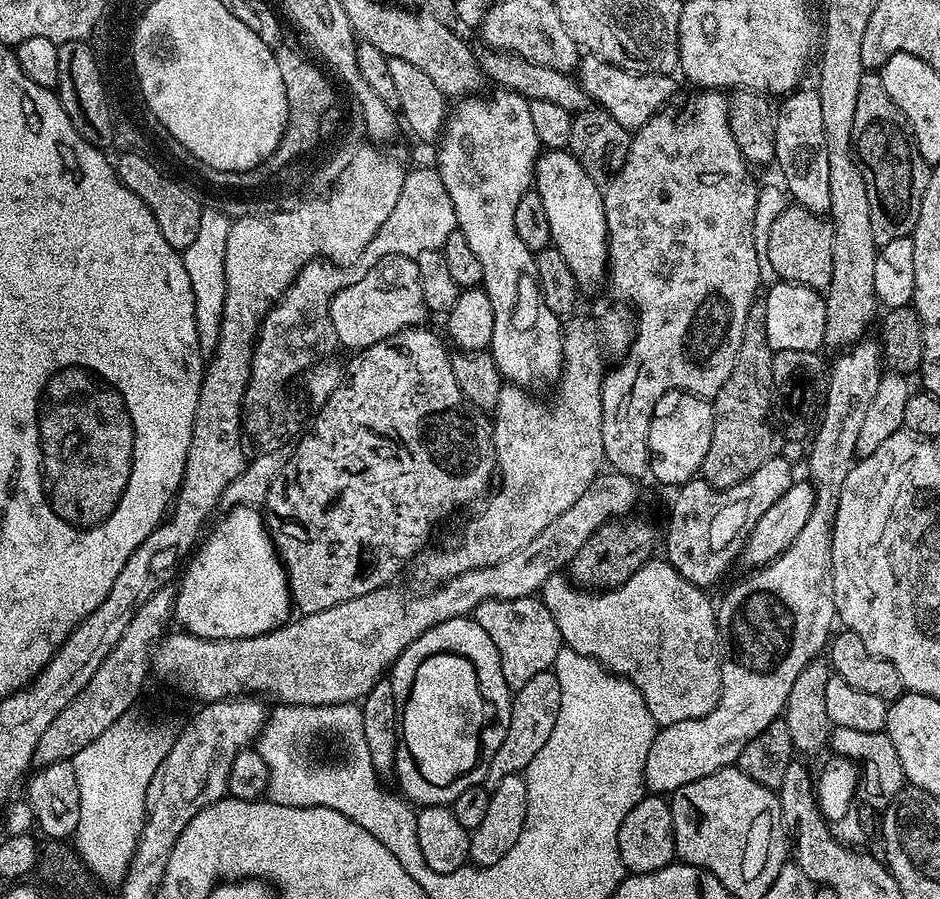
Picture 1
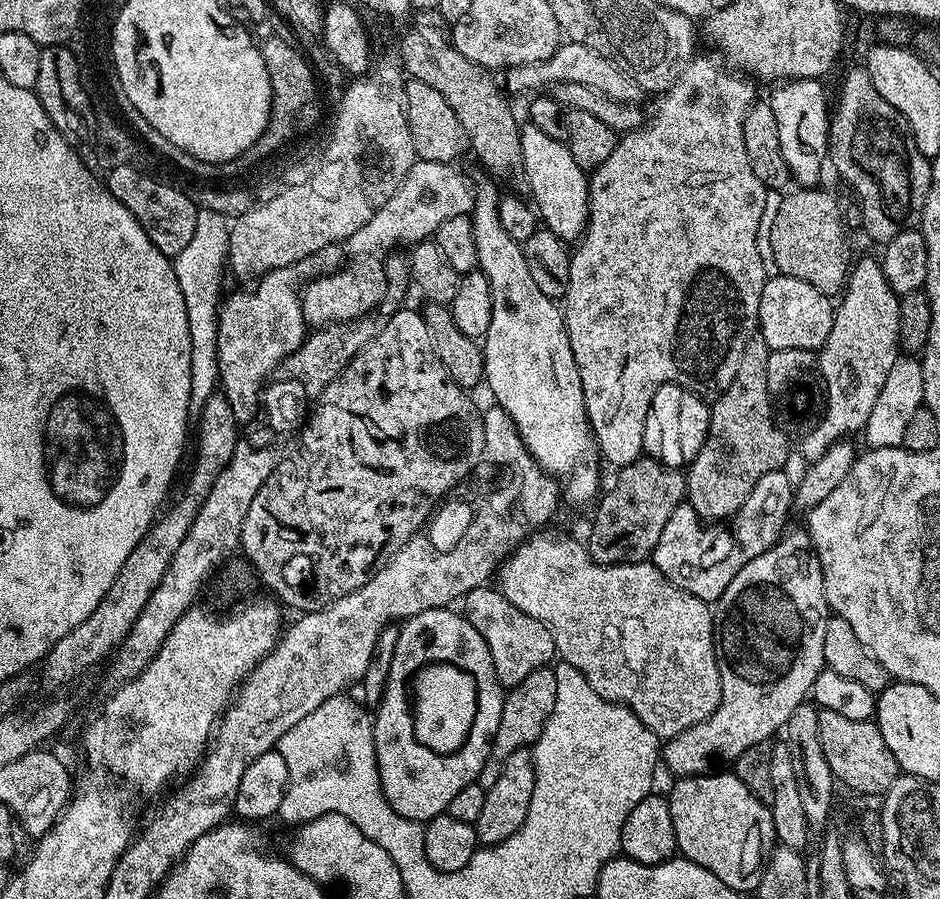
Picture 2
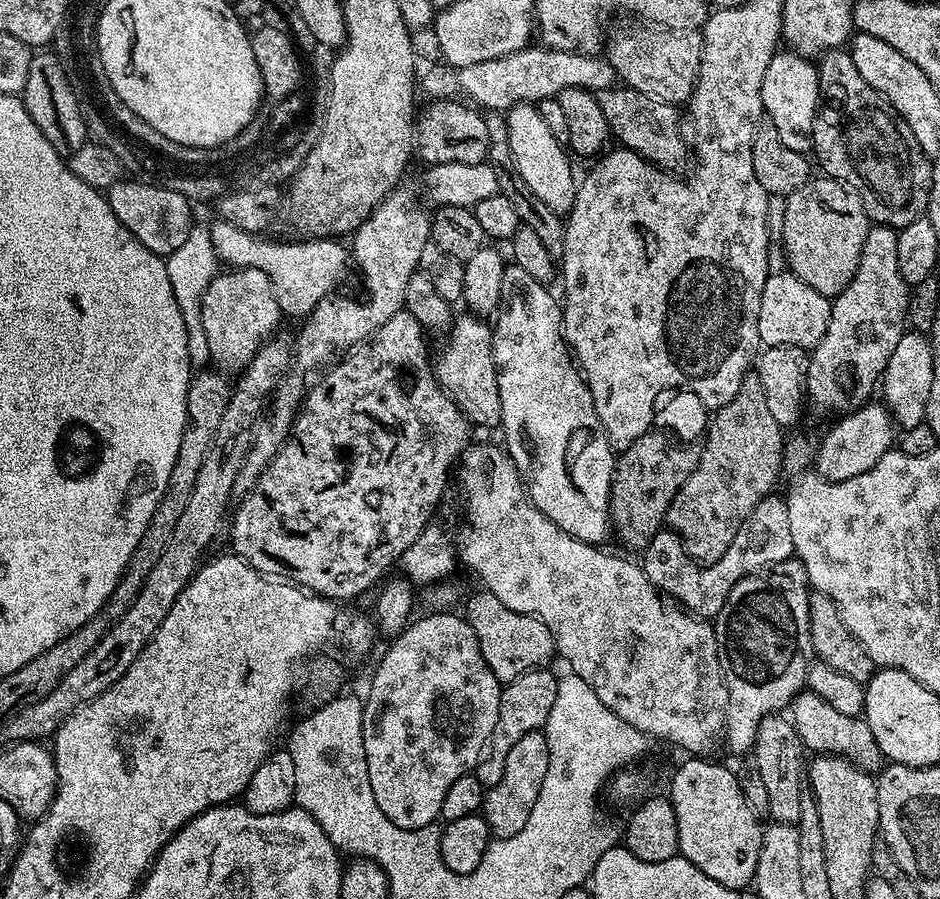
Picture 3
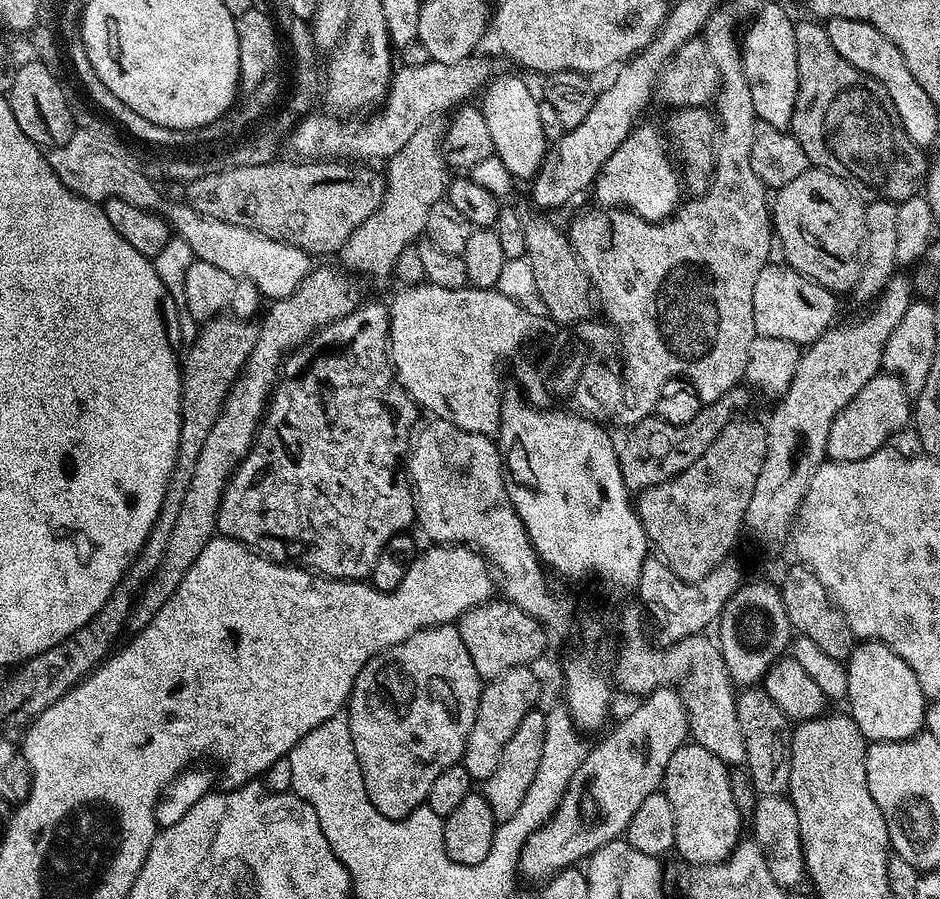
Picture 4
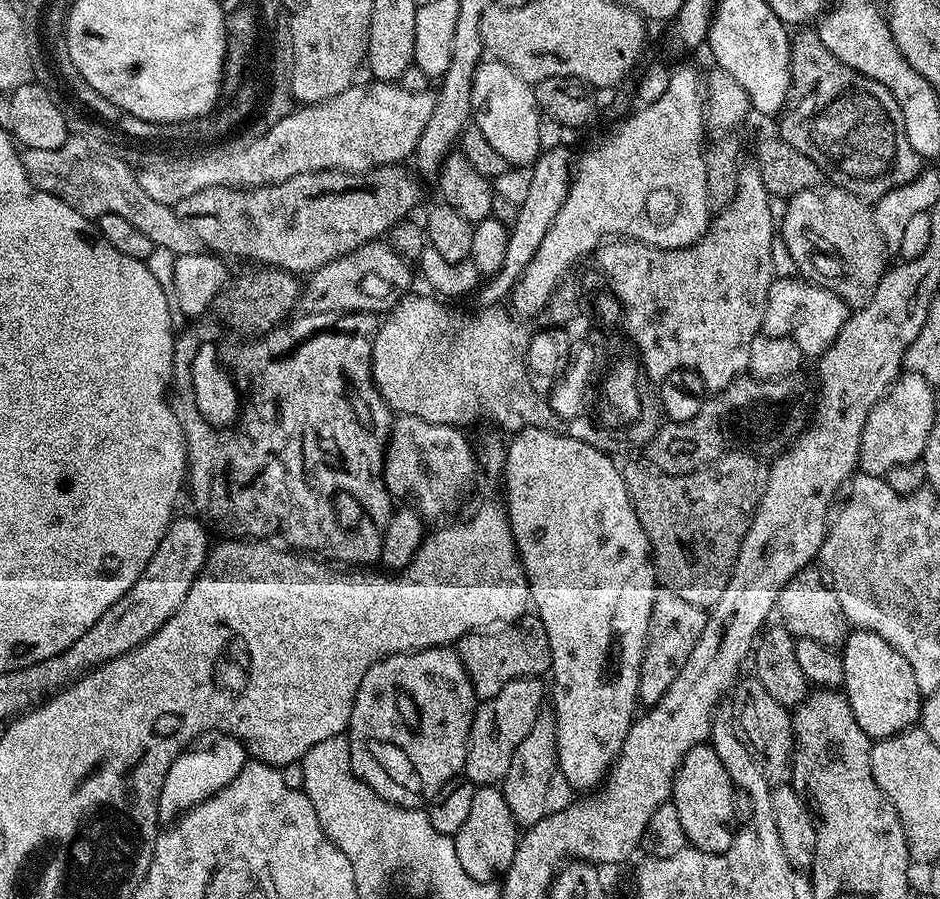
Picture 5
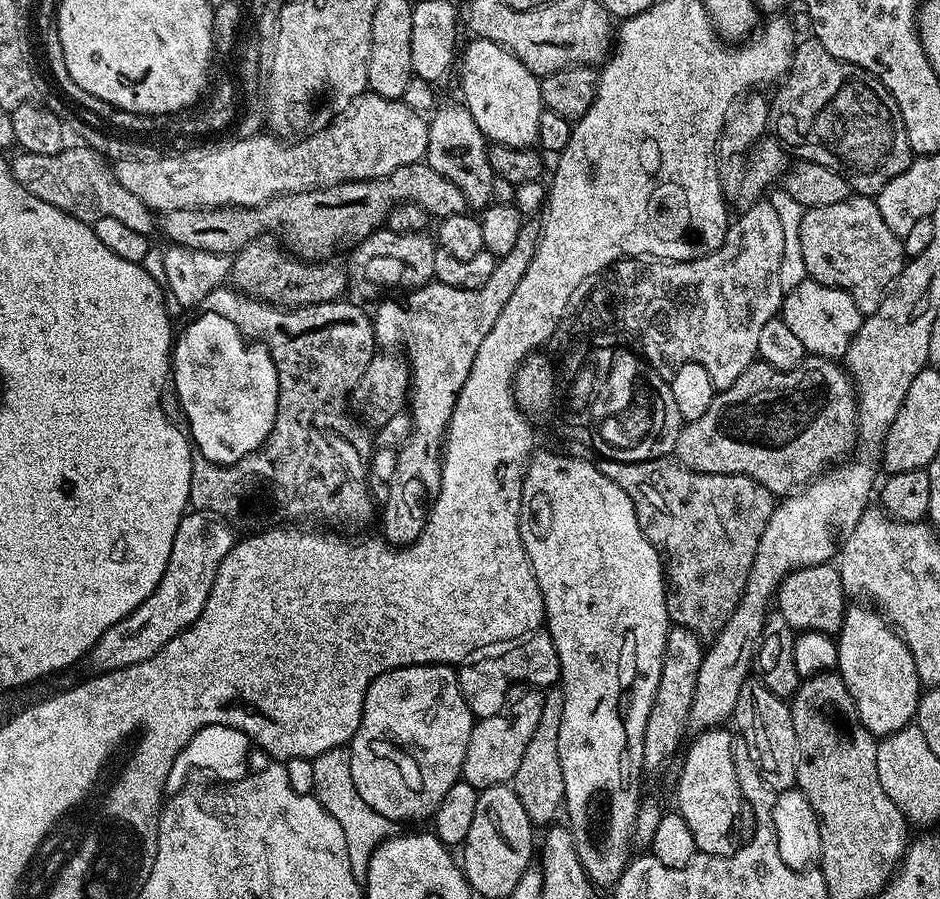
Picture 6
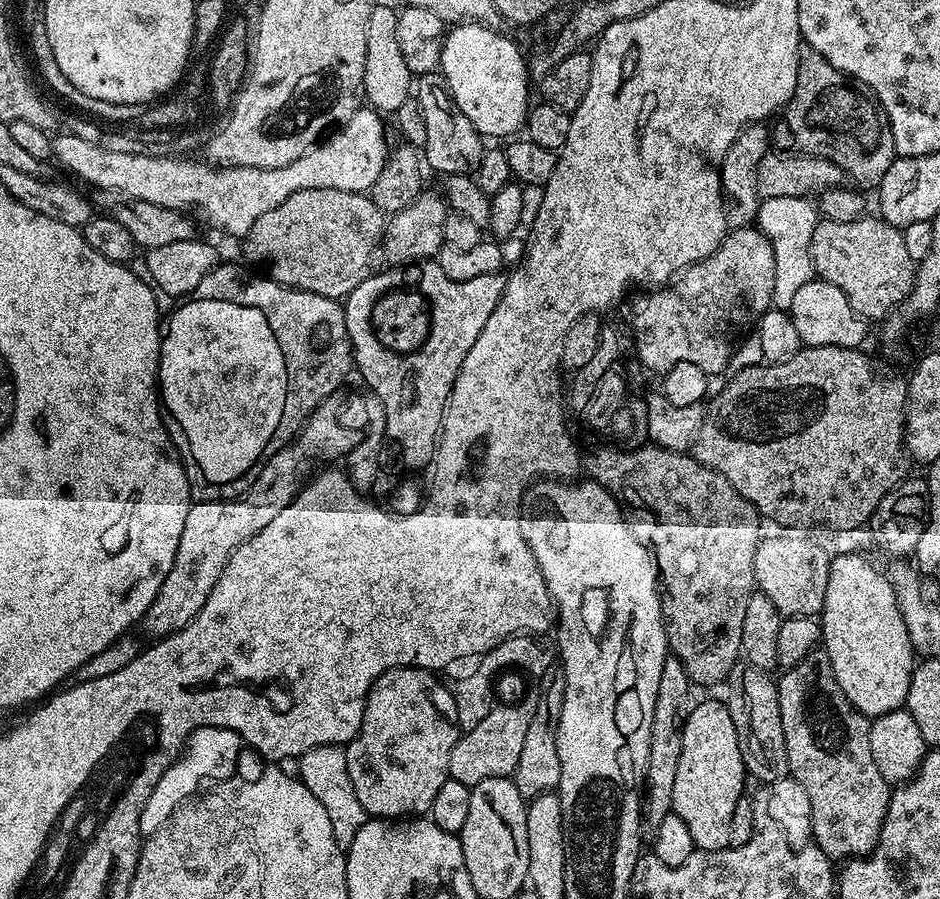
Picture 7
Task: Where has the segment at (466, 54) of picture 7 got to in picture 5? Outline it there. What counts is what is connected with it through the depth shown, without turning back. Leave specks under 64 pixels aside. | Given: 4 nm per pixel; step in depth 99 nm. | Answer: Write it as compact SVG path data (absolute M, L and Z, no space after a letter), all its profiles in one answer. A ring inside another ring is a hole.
M491 58L485 59L472 76L471 123L486 137L486 142L506 158L509 166L531 166L542 149L538 142L540 107L536 105L533 85L518 78L510 66Z

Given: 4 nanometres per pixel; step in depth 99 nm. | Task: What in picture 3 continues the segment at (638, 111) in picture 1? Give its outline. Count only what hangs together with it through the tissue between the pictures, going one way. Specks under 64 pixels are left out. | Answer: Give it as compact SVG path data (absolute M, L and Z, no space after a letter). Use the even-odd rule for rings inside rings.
M529 46L514 54L470 66L444 66L442 70L432 70L432 84L422 84L422 88L432 100L463 98L477 109L489 108L489 113L504 114L516 104L536 104L559 97L560 92L567 88L586 88L598 93L604 88L613 87L618 80L616 72L603 55L596 55L600 54L589 54L584 50L567 52L561 48Z

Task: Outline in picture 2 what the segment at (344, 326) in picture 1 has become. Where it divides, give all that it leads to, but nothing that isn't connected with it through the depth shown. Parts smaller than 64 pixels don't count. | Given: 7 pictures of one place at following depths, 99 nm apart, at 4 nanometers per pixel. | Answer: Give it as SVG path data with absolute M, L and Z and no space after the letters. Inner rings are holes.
M366 256L353 259L345 263L332 272L325 272L323 276L318 276L314 280L309 280L302 289L302 299L304 302L304 319L309 325L316 326L323 322L325 325L340 324L344 321L358 320L367 317L385 299L388 278L385 272L385 261L375 256Z

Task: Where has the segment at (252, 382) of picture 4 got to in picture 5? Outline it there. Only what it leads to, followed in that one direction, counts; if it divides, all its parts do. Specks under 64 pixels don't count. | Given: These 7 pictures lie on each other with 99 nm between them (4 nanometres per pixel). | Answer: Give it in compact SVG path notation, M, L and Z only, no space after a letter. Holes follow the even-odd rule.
M369 242L350 254L322 266L303 281L299 311L304 314L331 312L370 312L387 314L403 297L409 295L412 272L404 260L384 242Z

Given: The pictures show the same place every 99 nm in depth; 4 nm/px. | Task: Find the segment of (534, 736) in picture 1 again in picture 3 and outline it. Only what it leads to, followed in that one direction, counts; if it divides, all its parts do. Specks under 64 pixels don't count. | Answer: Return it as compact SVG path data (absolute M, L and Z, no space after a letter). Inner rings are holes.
M535 668L533 672L509 680L501 687L498 722L494 722L492 738L474 769L478 782L482 782L486 790L498 786L498 781L502 779L502 770L506 770L506 754L510 754L514 742L518 742L518 738L523 738L525 734L543 729L546 718L550 718L550 706L554 706L556 682L557 677L551 676L548 670Z

